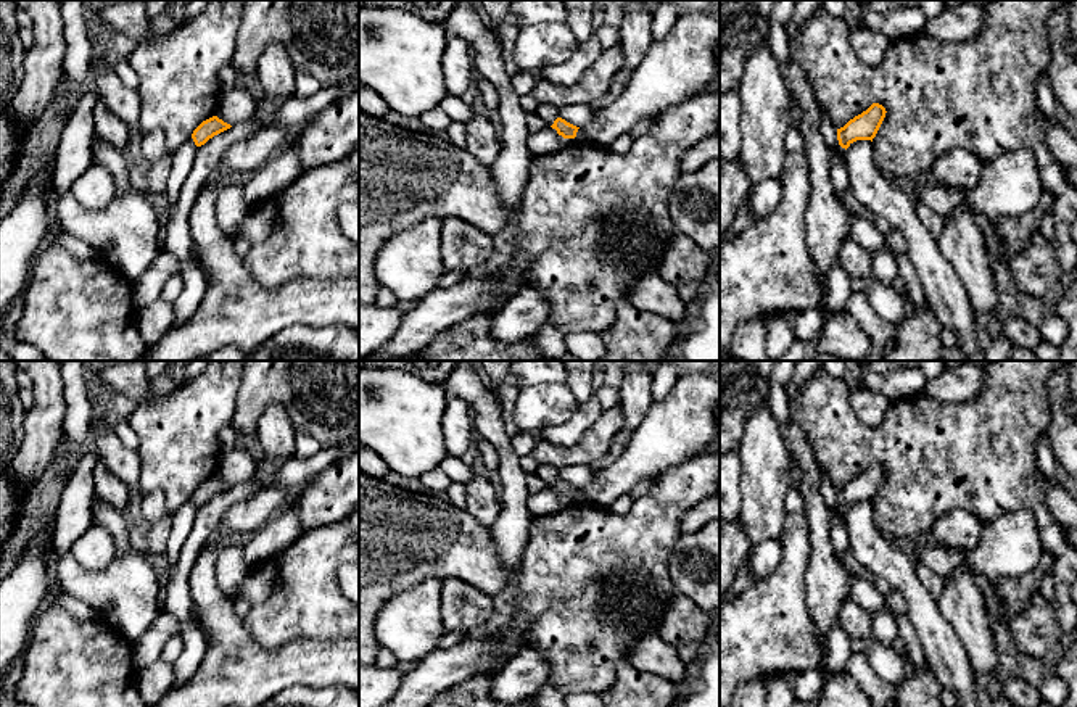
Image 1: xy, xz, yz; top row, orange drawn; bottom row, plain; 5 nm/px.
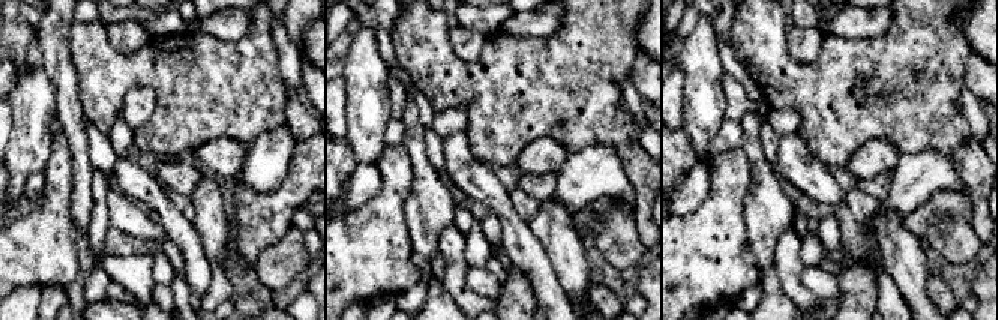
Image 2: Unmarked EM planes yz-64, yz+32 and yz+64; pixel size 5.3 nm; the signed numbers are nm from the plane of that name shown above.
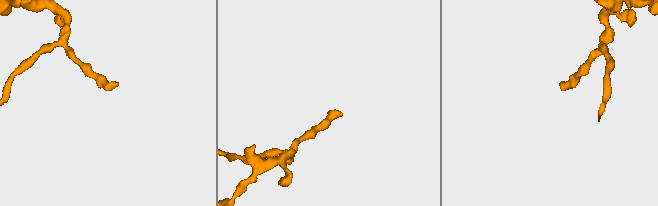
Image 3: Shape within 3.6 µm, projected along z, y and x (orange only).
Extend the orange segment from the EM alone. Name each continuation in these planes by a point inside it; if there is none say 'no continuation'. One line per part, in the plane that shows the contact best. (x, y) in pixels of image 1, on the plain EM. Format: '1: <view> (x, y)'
no continuation

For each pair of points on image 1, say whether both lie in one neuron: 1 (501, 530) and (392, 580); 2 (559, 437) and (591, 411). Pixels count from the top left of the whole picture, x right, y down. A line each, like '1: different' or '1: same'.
1: different
2: same

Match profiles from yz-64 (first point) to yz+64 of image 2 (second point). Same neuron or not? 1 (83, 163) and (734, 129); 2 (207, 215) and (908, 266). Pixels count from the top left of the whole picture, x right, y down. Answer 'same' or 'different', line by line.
1: different
2: same

